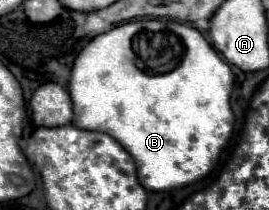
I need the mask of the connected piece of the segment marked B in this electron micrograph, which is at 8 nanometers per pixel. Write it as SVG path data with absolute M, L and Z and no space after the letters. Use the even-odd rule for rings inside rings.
M138 19L120 24L96 38L92 38L80 58L76 56L68 92L74 102L74 126L82 130L106 132L118 140L134 158L138 168L138 180L146 190L162 192L174 190L196 180L202 180L218 162L220 152L228 144L228 138L234 128L234 114L230 110L232 94L232 72L230 66L216 54L216 50L204 40L204 36L186 24L174 20ZM138 32L152 34L170 34L176 36L182 44L180 52L170 52L170 70L160 74L148 74L136 66L136 54L132 50L132 40Z

